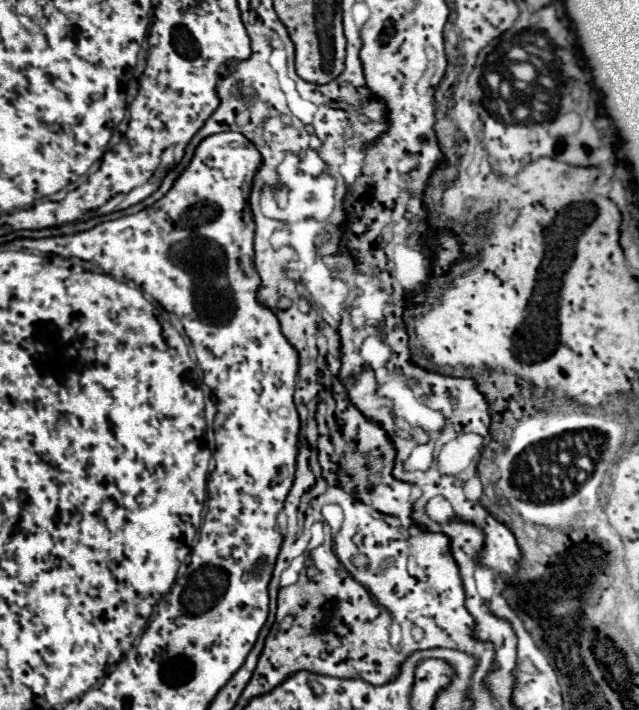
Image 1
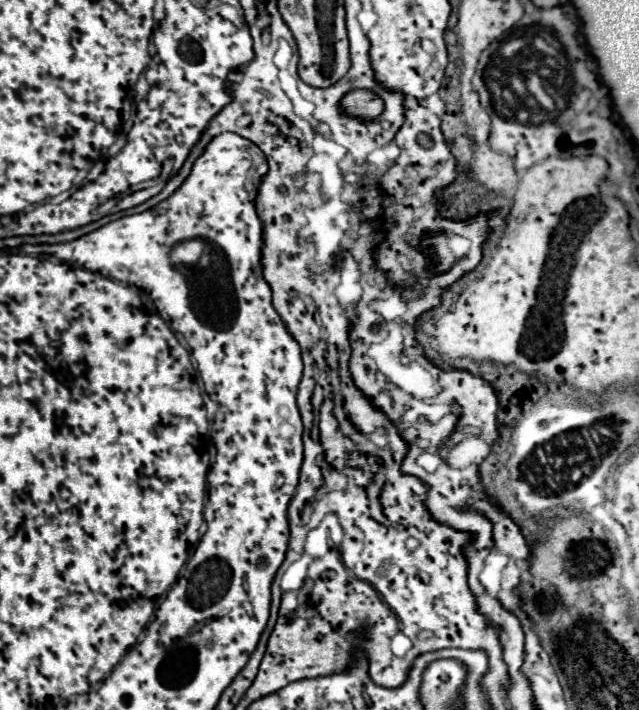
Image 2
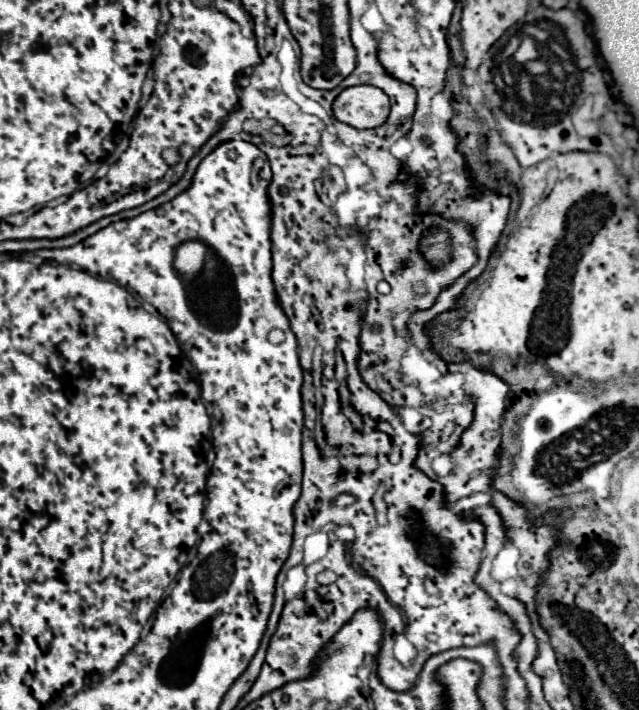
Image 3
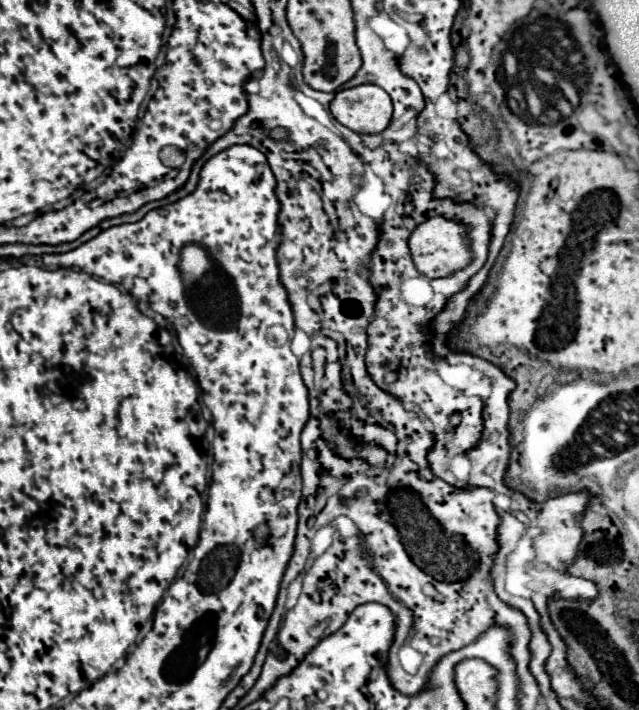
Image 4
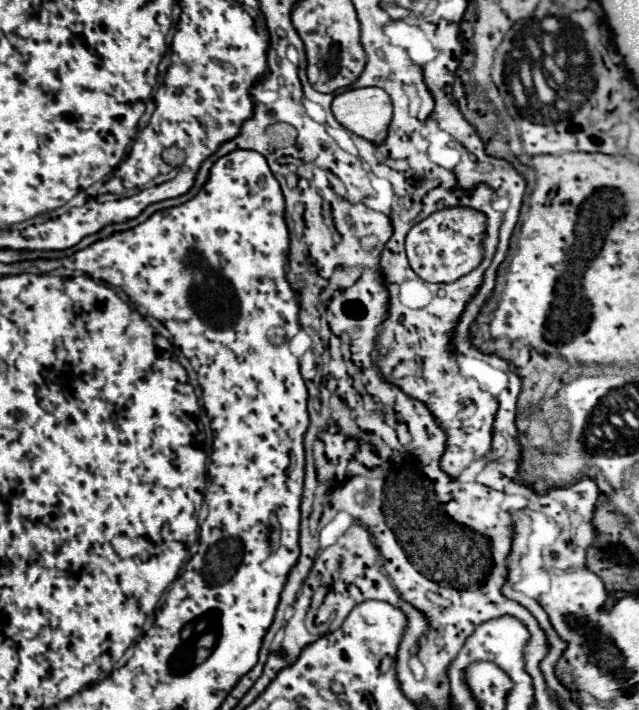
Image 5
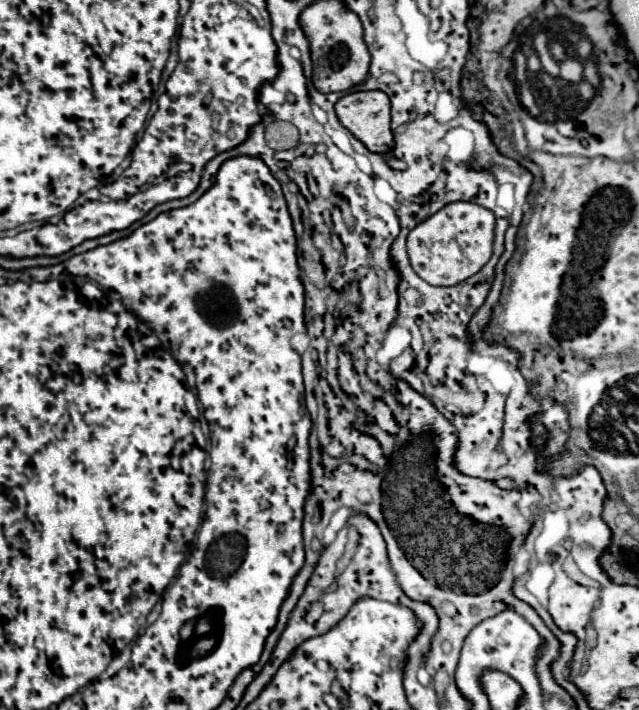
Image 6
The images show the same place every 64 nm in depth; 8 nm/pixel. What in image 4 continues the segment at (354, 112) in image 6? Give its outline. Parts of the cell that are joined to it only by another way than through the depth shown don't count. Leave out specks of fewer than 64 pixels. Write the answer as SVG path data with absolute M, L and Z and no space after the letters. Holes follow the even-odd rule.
M346 88L334 96L330 104L330 112L340 124L344 124L346 128L358 134L380 134L390 124L392 100L382 88Z

